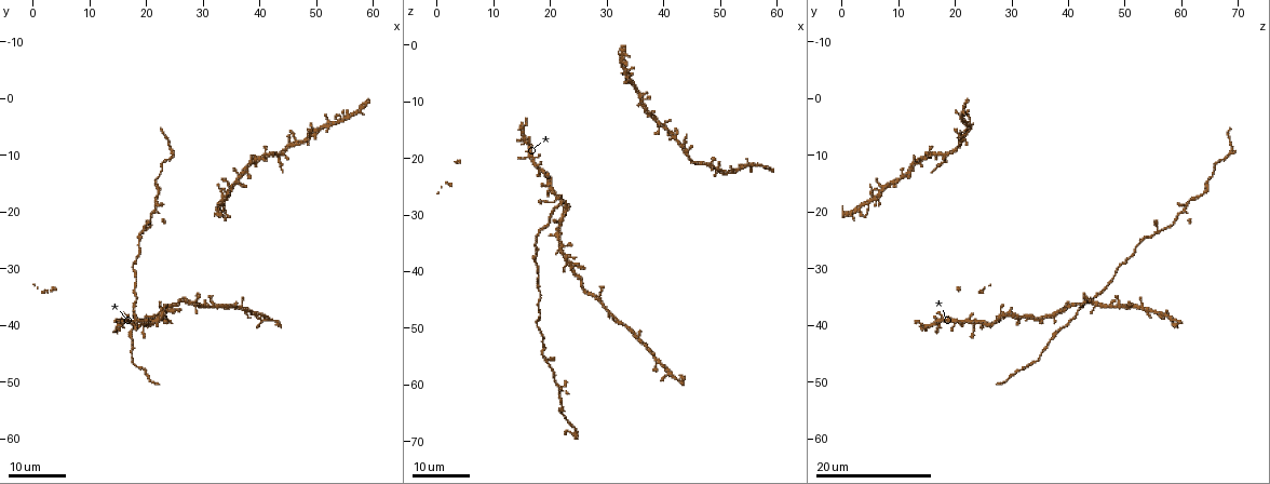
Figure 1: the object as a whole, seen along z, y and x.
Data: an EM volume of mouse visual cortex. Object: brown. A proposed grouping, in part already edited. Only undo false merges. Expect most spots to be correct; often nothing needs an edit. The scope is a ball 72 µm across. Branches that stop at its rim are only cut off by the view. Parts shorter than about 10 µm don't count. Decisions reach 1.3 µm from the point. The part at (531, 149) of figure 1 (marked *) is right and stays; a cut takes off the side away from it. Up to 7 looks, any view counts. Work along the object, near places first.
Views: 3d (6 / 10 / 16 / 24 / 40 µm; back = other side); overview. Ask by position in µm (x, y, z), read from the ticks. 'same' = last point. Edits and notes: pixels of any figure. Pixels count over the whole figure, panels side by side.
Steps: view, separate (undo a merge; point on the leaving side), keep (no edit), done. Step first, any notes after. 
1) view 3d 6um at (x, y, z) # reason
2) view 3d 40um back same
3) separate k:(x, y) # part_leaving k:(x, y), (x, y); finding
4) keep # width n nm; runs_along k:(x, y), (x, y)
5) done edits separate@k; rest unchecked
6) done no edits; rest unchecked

view 3d 24um at (18.0, 40.0, 39.5)

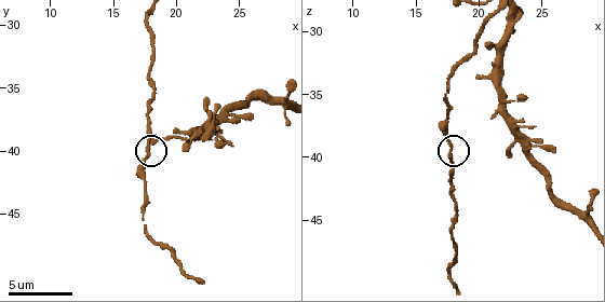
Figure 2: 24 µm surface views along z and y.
view 3d 6um at (17.6, 40.4, 39.2) # zoom in

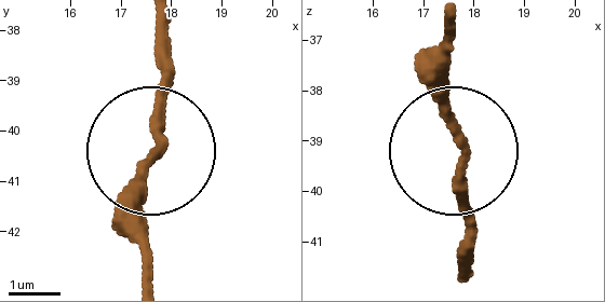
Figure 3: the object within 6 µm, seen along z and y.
keep # side_arm 18 um; continuous, no second cell

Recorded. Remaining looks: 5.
view 3d 16um at (21.5, 14.5, 64.0) # thick turns thin

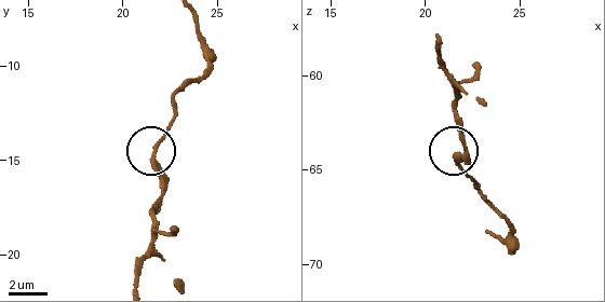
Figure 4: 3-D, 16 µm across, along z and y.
view 3d 10um at (21.7, 14.7, 64.6)

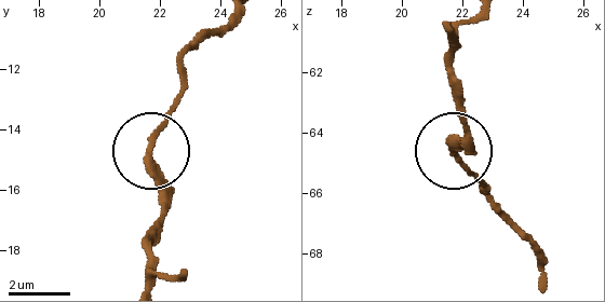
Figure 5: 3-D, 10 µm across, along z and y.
keep # width 240 nm; runs_along 5:(145, 278), (145, 248), (160, 209), (152, 139), (180, 88); all the same cell

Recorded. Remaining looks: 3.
view 3d 24um at (19.5, 23.0, 56.0) # side arm on a straight run

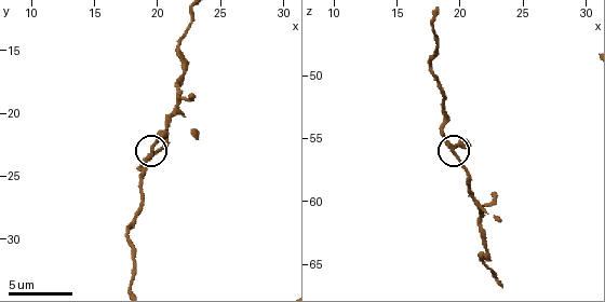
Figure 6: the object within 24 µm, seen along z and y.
view 3d 10um at (19.4, 23.4, 56.2)

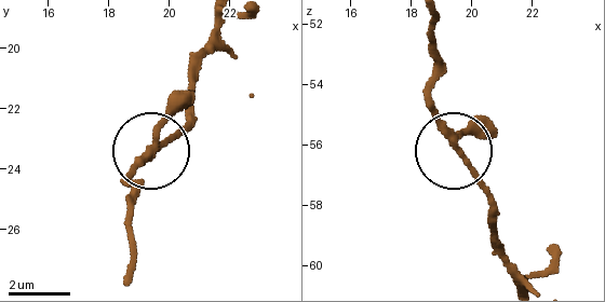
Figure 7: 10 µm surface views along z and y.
view 3d 6um at (19.6, 23.4, 56.1) # zoom in

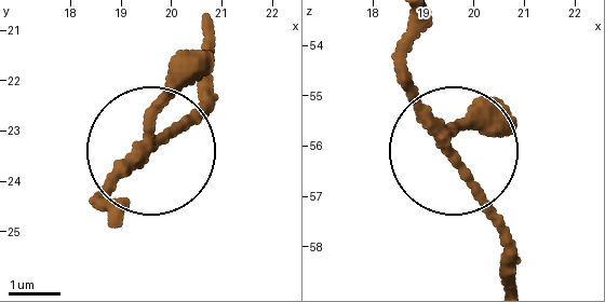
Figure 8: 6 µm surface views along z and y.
keep # width 200 nm; continuous, no second cell

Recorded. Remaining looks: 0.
done no edits; rest unchecked

